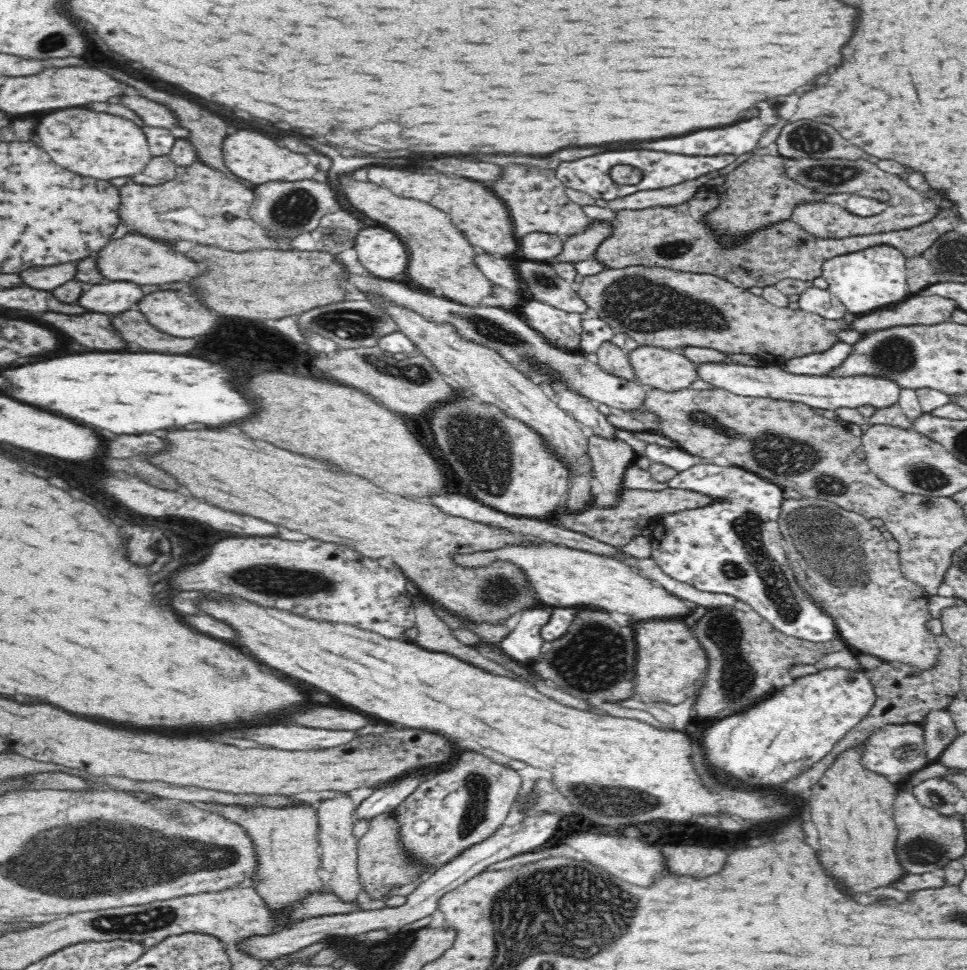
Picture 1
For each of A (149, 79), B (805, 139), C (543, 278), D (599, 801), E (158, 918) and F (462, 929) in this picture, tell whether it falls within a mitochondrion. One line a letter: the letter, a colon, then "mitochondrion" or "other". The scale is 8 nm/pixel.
A: other
B: mitochondrion
C: mitochondrion
D: mitochondrion
E: mitochondrion
F: other

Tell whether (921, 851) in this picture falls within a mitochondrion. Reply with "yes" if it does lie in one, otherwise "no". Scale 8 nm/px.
yes

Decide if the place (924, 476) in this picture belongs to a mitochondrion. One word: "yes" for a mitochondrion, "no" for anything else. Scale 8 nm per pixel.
yes

